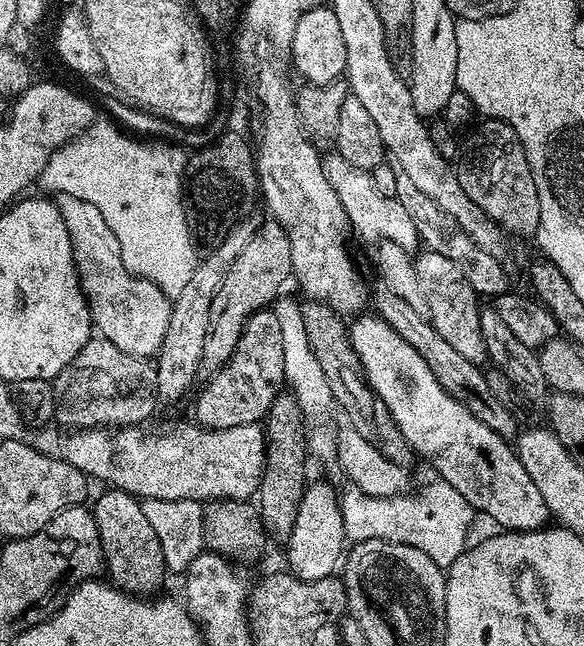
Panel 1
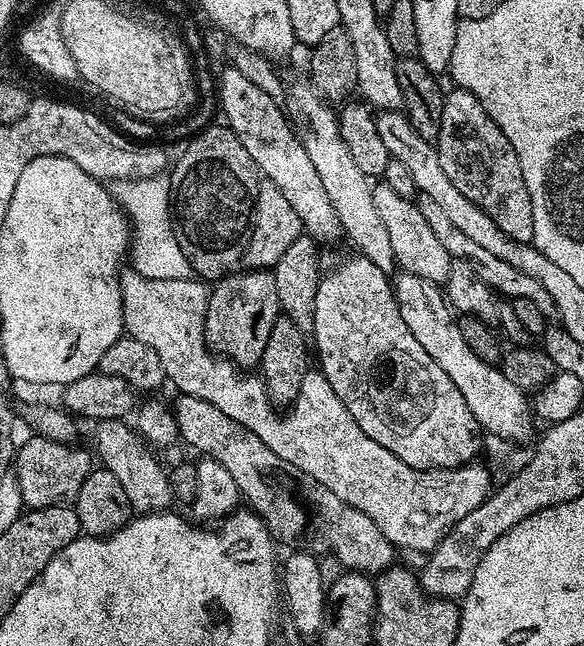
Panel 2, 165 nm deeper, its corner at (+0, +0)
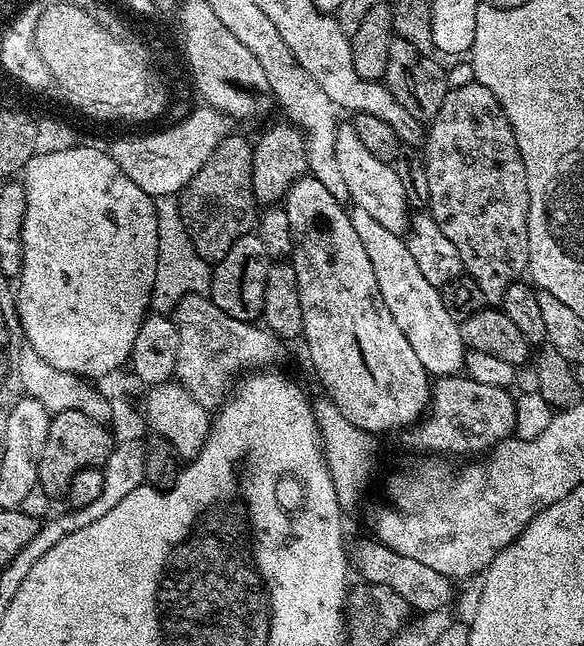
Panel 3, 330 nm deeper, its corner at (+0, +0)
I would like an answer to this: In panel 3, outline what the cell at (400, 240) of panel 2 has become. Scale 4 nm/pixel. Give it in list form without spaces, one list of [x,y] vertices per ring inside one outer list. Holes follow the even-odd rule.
[[[350,122],[341,123],[337,127],[334,159],[338,162],[340,173],[346,182],[348,200],[355,207],[366,210],[366,214],[371,214],[381,226],[386,226],[386,230],[403,233],[410,223],[410,205],[401,179],[395,174],[392,164],[374,158],[374,154],[366,150]]]

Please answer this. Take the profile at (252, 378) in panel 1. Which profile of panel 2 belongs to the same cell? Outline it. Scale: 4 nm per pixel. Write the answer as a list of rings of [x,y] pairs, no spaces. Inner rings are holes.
[[[236,270],[211,285],[208,309],[204,315],[204,340],[211,351],[225,360],[231,360],[245,370],[252,370],[259,365],[266,350],[266,338],[270,338],[270,330],[281,315],[272,272]]]

